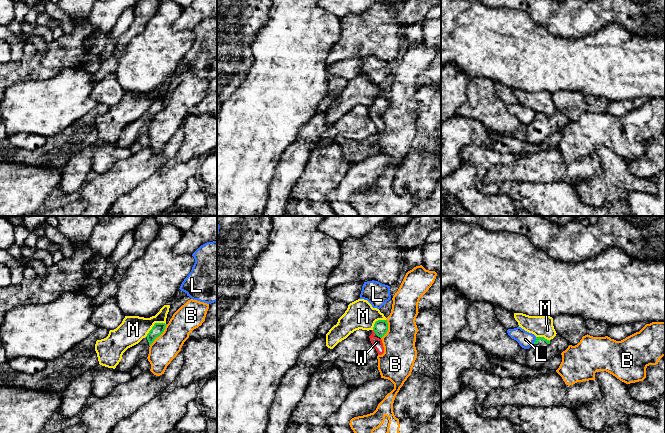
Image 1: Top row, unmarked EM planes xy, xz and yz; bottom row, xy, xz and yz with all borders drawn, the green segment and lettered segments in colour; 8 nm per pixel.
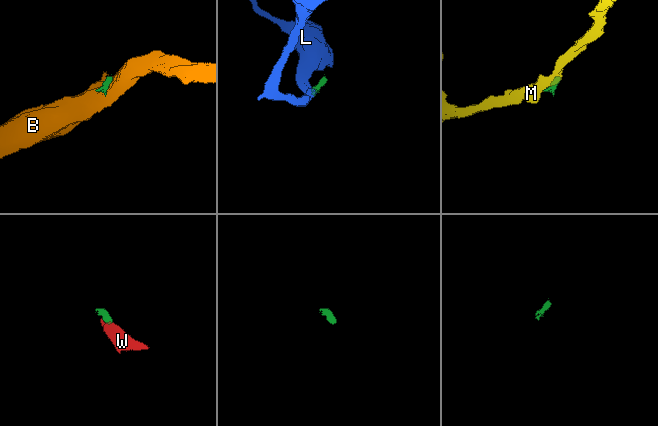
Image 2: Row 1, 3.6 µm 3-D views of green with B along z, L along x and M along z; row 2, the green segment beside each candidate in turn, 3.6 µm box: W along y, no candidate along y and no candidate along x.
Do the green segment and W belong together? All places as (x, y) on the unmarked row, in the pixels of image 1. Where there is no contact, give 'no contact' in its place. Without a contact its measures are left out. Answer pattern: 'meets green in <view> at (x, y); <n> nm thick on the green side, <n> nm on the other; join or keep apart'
meets green in xz at (374, 107); 120 nm thick on the green side, 80 nm on the other; join

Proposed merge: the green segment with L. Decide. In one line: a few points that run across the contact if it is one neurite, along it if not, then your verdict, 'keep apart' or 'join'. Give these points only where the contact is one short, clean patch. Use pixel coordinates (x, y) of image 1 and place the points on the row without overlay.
line yz (536, 113), (533, 119); keep apart

